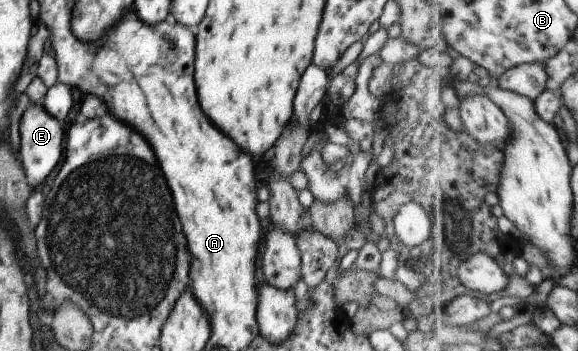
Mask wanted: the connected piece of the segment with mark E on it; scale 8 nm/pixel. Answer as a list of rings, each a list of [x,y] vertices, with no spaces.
[[[30,105],[20,119],[20,159],[26,169],[26,179],[34,187],[41,189],[52,171],[58,167],[64,150],[63,125],[48,115],[43,105]]]

